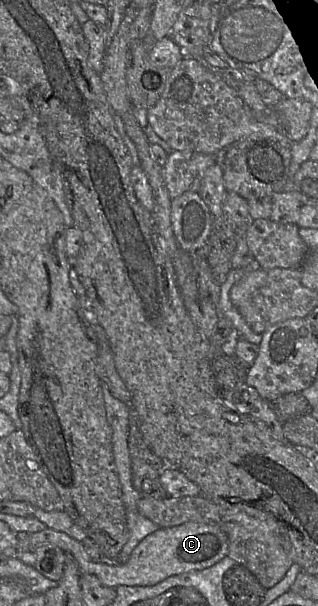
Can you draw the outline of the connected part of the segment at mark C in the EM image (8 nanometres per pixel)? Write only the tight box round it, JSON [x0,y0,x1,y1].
[29,522,228,588]

